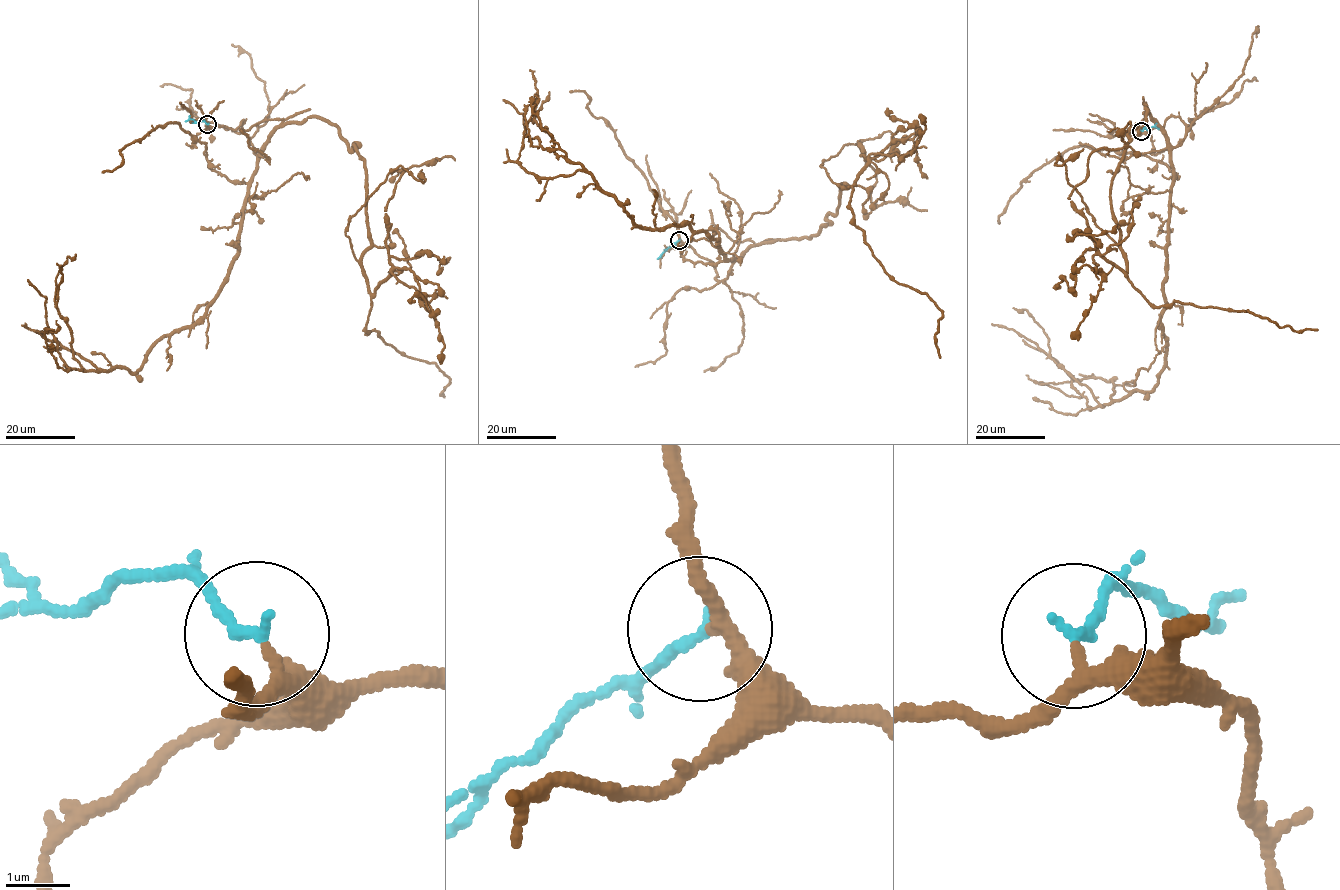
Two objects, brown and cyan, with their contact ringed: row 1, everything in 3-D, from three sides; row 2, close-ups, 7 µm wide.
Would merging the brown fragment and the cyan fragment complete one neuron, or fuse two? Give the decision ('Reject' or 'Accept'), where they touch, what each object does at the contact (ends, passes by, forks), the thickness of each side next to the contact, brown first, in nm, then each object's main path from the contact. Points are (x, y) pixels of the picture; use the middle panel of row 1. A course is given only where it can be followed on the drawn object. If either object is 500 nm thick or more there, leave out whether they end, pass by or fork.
Accept. Place: (679, 240). At the ring brown passes by. At the ring cyan ends. Thickness 180 nm (brown) against 180 nm. Course of brown: (680, 240), (720, 281), (749, 247), (815, 235), (868, 163), (857, 142), (874, 205), (927, 210). Course of cyan: (679, 240), (657, 259)

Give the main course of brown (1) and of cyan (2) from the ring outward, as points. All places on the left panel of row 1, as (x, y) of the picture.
1: (208, 125), (243, 120), (258, 154), (307, 117), (357, 144), (372, 294), (390, 273), (398, 172), (455, 160)
2: (207, 124), (191, 119), (185, 122)

